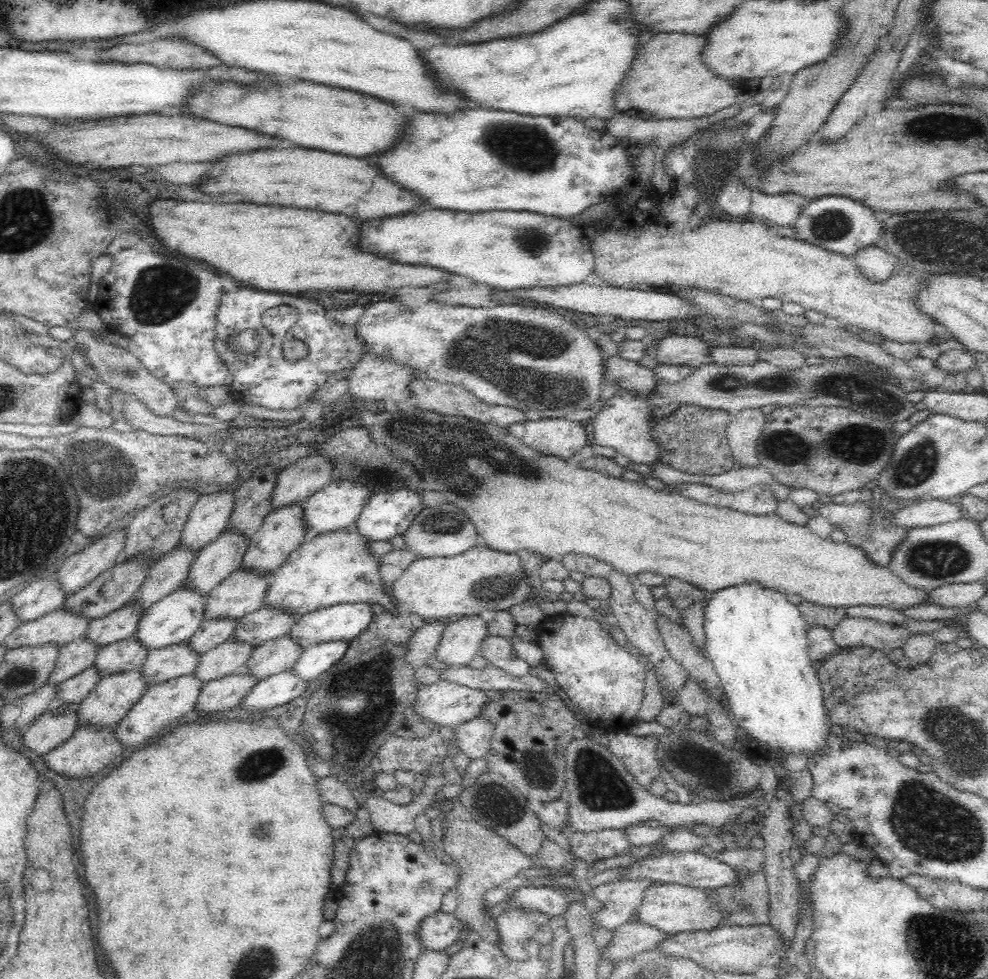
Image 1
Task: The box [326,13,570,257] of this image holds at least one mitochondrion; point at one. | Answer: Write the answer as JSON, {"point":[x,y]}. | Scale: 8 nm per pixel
{"point":[528,149]}

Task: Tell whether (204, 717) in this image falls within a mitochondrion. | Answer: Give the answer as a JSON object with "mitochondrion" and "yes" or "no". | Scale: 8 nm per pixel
{"mitochondrion":"no"}

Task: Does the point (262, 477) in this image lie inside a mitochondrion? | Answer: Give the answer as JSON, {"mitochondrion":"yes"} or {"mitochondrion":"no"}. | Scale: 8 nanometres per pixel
{"mitochondrion":"no"}

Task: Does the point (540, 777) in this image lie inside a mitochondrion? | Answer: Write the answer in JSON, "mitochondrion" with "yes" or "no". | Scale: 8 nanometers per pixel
{"mitochondrion":"yes"}

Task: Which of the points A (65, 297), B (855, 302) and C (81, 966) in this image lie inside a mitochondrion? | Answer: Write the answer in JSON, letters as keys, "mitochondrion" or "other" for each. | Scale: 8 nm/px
{"A":"other","B":"other","C":"other"}

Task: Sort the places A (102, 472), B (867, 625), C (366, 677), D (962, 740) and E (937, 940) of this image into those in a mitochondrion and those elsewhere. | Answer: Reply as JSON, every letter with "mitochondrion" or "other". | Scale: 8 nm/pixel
{"A":"mitochondrion","B":"other","C":"mitochondrion","D":"mitochondrion","E":"mitochondrion"}

